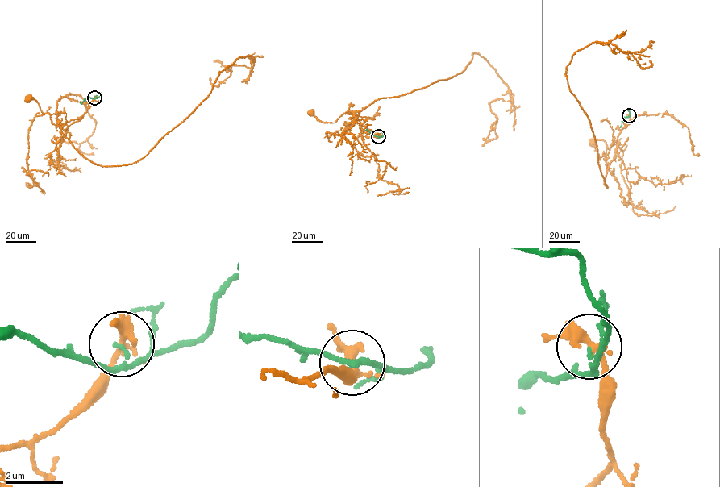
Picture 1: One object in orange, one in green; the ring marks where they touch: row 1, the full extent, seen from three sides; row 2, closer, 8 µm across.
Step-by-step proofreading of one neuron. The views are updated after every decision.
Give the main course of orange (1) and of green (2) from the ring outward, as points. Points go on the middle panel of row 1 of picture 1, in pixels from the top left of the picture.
1: (378, 136), (360, 135), (353, 143), (346, 139), (344, 131), (356, 111), (330, 122), (311, 112)
2: (378, 136), (372, 135), (366, 128)

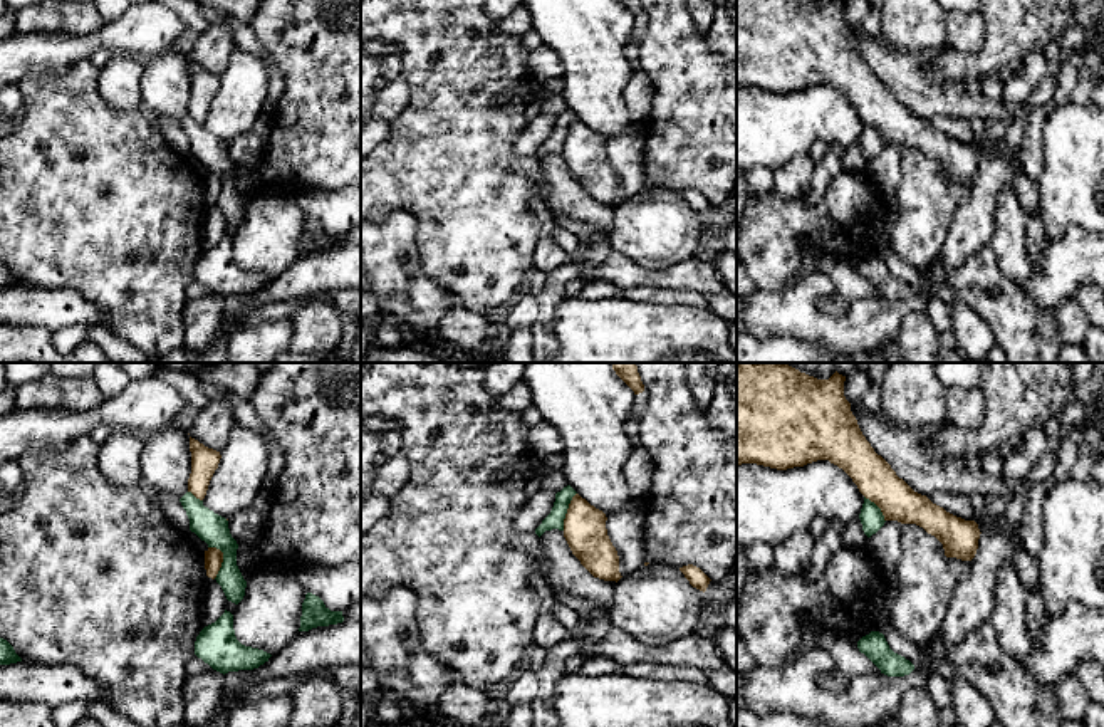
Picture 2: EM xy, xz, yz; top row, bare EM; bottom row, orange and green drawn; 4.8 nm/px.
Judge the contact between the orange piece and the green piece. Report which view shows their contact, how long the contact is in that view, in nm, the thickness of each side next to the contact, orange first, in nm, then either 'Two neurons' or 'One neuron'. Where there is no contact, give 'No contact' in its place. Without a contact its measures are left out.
Touches orange in xy. Shared border 160 nm. Thickness 90 nm (orange) against 140 nm. Two neurons

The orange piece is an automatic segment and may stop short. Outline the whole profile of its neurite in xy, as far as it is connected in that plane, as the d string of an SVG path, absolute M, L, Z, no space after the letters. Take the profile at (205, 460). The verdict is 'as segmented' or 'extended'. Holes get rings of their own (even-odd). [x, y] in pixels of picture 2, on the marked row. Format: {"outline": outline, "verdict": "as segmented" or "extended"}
{"outline": "M190 437L191 452L191 473L188 479L188 492L203 500L210 485L210 480L218 468L220 452L205 447L198 440Z", "verdict": "as segmented"}

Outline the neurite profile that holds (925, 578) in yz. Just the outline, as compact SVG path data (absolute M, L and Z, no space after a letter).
M916 524L901 526L899 544L891 625L918 646L928 646L941 628L953 591L968 576L971 561L946 557L943 544Z

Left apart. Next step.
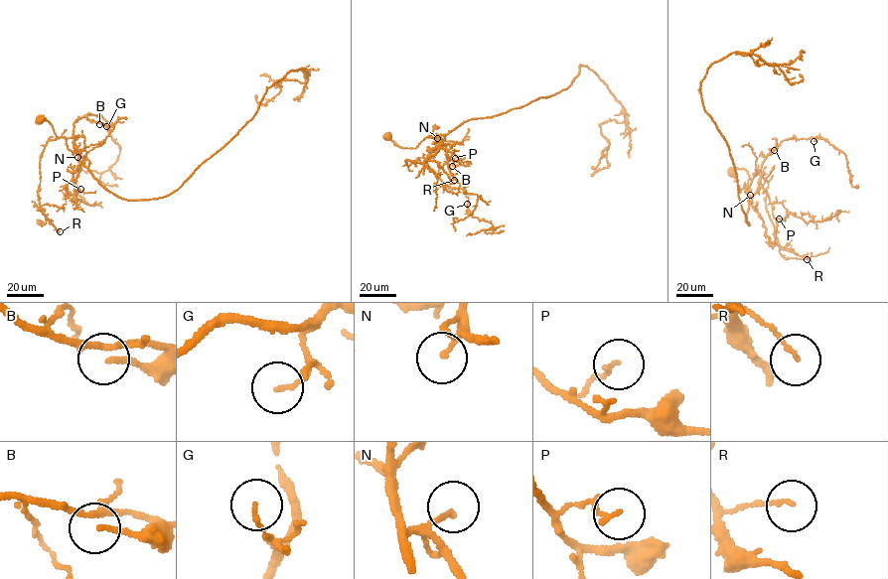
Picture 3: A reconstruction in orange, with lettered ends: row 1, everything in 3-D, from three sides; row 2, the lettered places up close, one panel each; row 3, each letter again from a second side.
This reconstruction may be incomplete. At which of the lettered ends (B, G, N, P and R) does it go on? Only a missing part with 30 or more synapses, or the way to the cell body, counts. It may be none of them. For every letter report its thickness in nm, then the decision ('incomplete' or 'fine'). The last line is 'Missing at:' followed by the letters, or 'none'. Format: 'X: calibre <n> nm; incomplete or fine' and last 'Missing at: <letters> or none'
B: calibre 130 nm; fine
G: calibre 110 nm; fine
N: calibre 130 nm; fine
P: calibre 140 nm; fine
R: calibre 110 nm; fine
Missing at: none

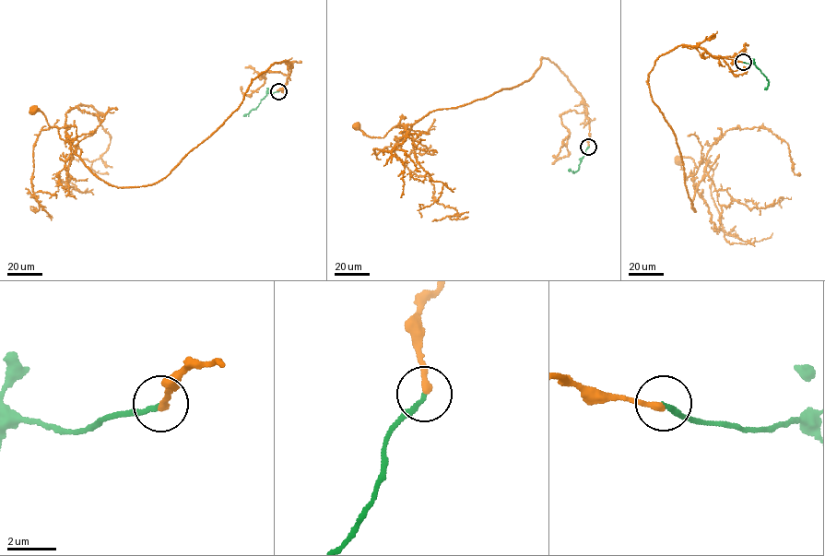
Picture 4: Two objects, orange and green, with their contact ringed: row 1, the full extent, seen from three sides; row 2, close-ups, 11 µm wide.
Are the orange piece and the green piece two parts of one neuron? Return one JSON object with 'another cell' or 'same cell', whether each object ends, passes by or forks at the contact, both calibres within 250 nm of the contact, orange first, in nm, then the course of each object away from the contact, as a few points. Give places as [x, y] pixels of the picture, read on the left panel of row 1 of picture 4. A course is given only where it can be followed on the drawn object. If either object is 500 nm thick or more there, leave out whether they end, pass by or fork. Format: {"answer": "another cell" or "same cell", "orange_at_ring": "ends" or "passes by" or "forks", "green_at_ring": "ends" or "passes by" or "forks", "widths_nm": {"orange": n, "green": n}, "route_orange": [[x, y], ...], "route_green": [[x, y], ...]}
{"answer": "same cell", "orange_at_ring": "ends", "green_at_ring": "ends", "widths_nm": {"orange": 260, "green": 180}, "route_orange": [[278, 91], [290, 70], [285, 60], [252, 80], [237, 109], [167, 175], [137, 187], [100, 180], [33, 112]], "route_green": [[278, 91], [268, 92], [255, 109], [243, 115]]}

